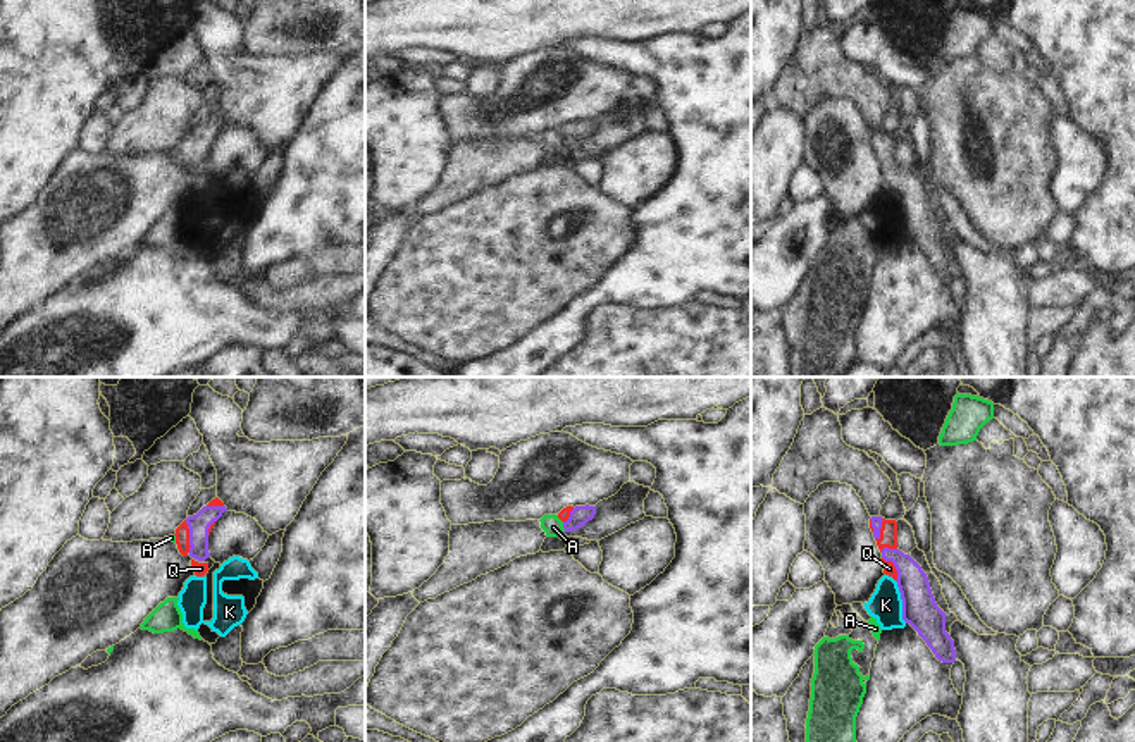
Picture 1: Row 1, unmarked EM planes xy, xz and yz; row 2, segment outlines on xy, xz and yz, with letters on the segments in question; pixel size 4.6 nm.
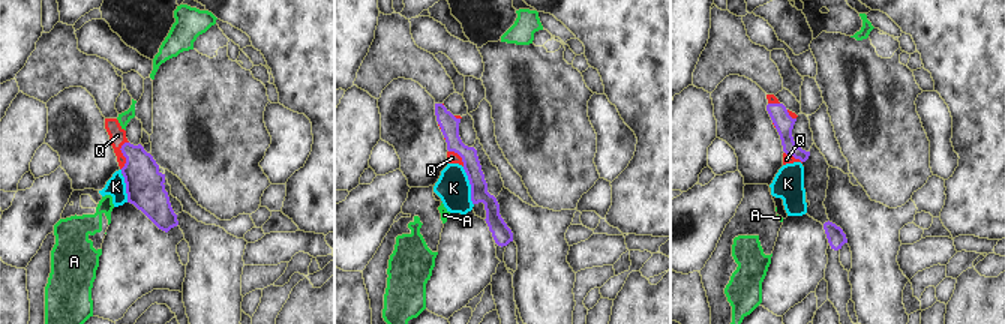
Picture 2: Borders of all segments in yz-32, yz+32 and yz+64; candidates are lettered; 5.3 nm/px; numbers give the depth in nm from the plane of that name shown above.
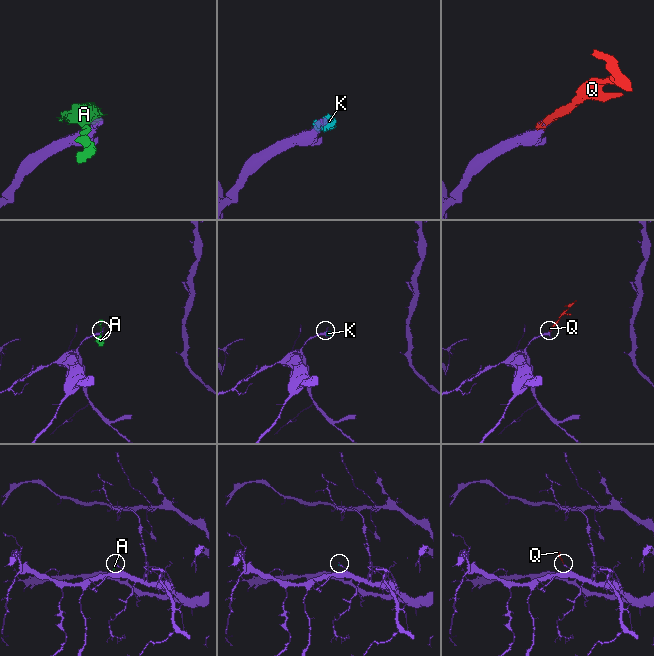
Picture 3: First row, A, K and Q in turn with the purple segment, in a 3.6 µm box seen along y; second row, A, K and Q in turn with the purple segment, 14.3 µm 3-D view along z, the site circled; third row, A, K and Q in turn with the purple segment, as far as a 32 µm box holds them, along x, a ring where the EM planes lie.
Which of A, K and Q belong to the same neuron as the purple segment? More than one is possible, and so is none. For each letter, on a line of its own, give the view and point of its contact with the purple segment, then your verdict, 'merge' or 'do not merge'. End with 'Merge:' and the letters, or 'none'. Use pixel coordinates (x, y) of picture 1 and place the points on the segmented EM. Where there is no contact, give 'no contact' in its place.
A: meets purple in xz at (564, 527); do not merge
K: meets purple in yz at (903, 601); do not merge
Q: meets purple in xy at (190, 536); merge
Merge: Q

